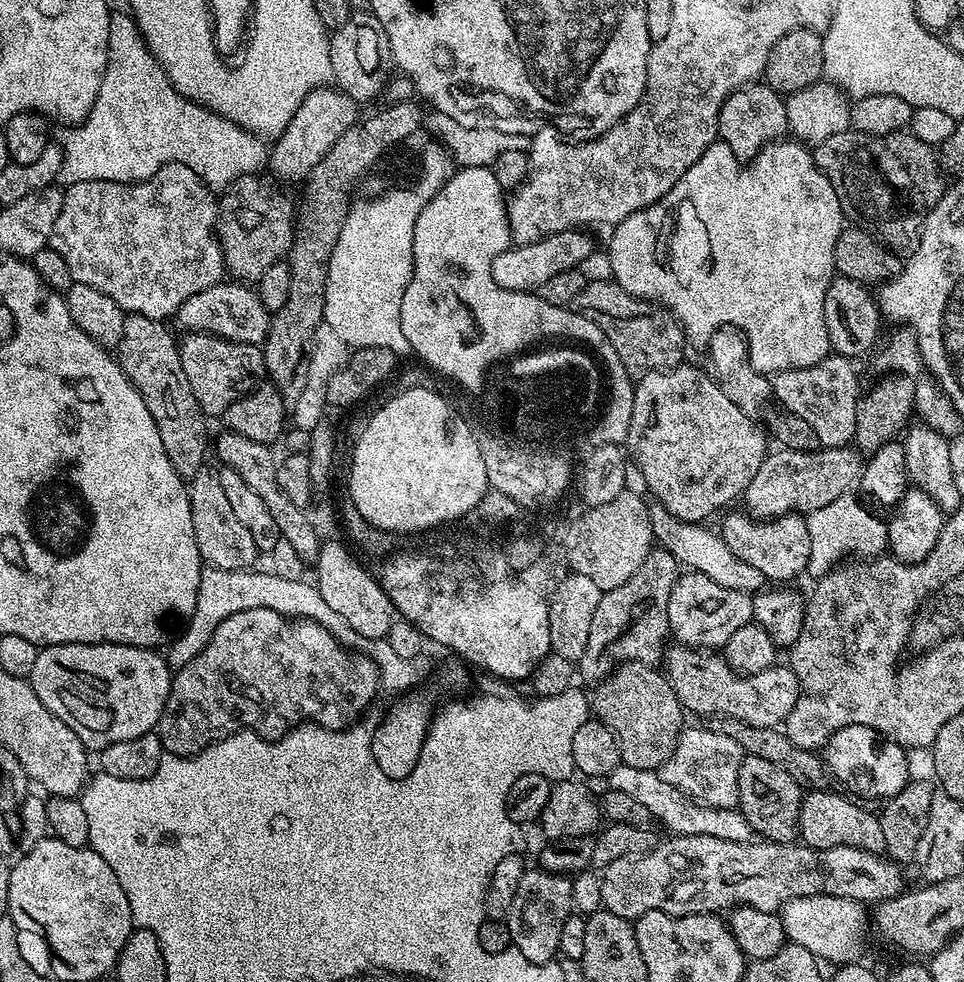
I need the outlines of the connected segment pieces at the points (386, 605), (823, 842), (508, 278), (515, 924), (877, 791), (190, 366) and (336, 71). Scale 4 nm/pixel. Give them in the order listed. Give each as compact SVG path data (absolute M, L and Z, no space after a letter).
M338 541L321 543L314 571L314 583L322 598L326 598L326 606L330 606L330 610L334 610L334 614L338 614L338 618L342 618L350 630L357 632L361 641L387 637L390 626L398 619L396 608L382 590L379 579L373 573L371 576Z
M836 790L826 792L808 792L800 802L799 839L811 848L829 848L830 846L857 847L858 850L875 853L884 852L884 839L880 817L875 811L867 812L863 803L839 796Z
M567 228L542 237L538 242L517 244L507 248L498 258L492 260L492 280L506 290L515 292L536 292L553 274L562 274L562 270L579 268L594 251L594 244L587 231Z
M539 866L529 867L520 877L514 902L510 902L506 917L512 948L535 964L553 963L560 951L562 926L566 926L566 918L573 912L571 879L564 874L547 872Z
M842 726L828 739L822 749L822 755L833 781L837 785L845 784L849 793L857 792L852 793L857 797L865 796L860 797L865 801L883 802L901 792L910 779L909 753L901 745L895 744L886 736L878 735L874 729L866 726Z
M190 332L183 338L179 341L182 370L205 417L223 417L224 411L234 406L238 398L265 383L264 353L257 345L230 342L209 332Z
M357 11L346 22L346 26L335 29L331 33L330 46L331 79L335 87L346 93L357 105L364 106L371 100L385 95L393 71L390 38L386 38L386 30L382 30L382 22L372 15L371 11Z

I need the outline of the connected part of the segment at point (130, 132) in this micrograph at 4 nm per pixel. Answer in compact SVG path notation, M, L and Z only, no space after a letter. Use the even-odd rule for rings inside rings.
M118 10L113 11L110 18L108 61L102 86L98 86L98 98L87 118L65 132L68 133L58 140L64 151L59 183L64 186L91 180L134 184L137 180L149 180L164 164L185 164L198 174L207 188L228 190L242 177L257 175L261 171L259 168L267 165L270 151L269 145L253 132L247 132L242 126L178 94L146 46L136 19L127 11Z

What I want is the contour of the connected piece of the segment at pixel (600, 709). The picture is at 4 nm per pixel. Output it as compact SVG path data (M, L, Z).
M630 660L620 665L595 689L590 708L595 719L602 721L618 738L620 762L638 770L659 770L674 754L678 738L686 727L686 713L678 694L663 671L651 664Z

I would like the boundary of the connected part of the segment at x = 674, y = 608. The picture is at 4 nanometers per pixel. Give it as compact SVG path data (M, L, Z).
M691 570L676 577L668 603L668 630L675 639L676 636L680 639L677 641L681 645L697 650L720 650L741 626L750 623L753 618L749 593L728 590L706 574Z

